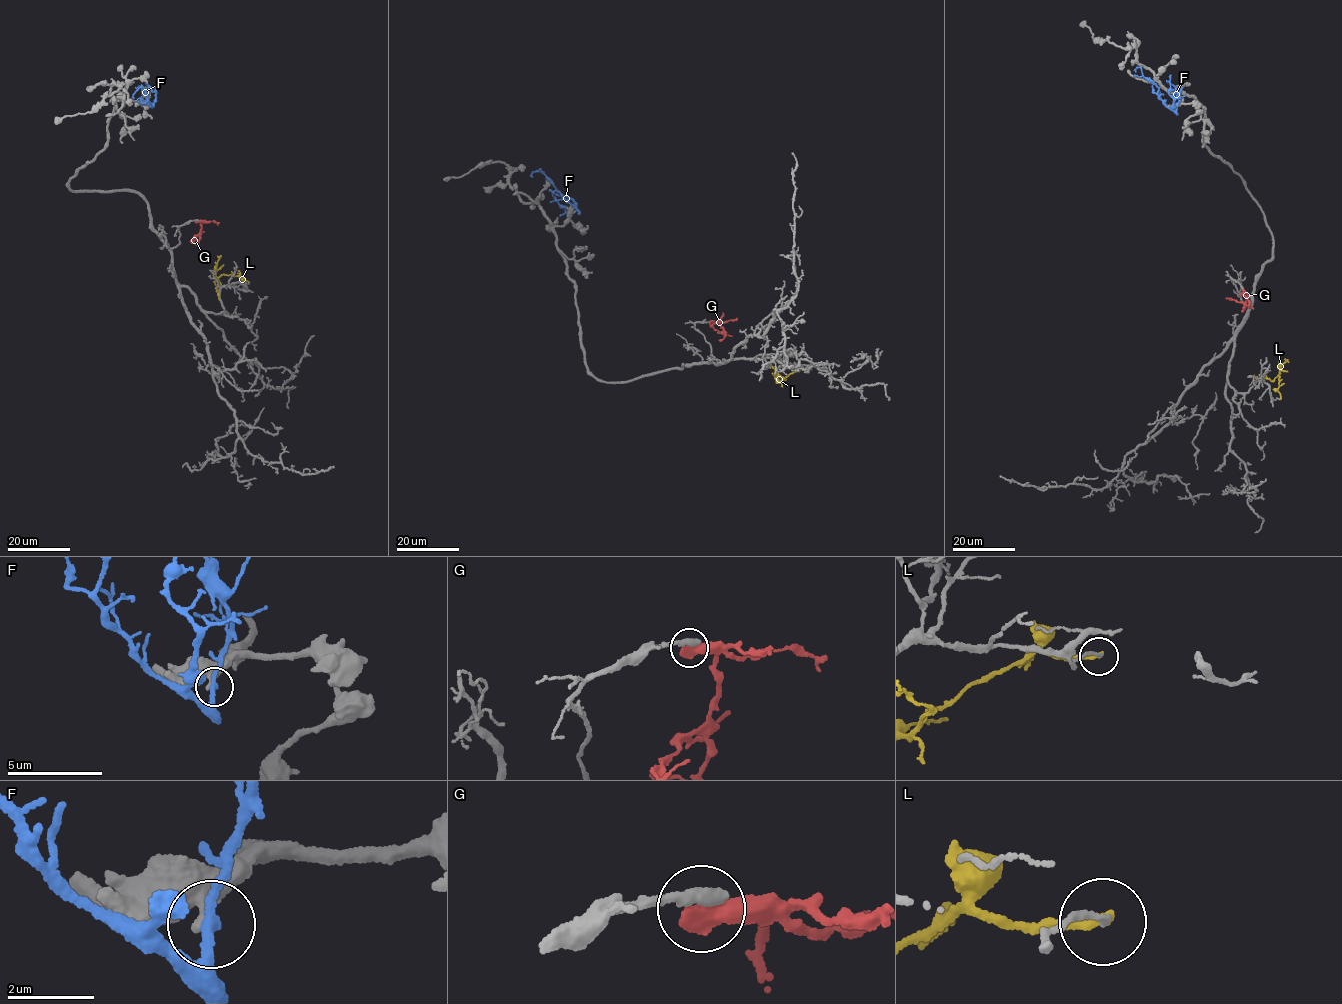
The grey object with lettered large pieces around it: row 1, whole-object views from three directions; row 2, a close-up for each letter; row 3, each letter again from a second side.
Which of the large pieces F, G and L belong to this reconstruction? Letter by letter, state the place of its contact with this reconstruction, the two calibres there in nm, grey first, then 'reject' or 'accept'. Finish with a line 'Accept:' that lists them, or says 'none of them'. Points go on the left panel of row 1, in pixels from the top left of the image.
F: meets grey at (150, 103); 280 nm thick on the grey side, 240 nm on the other; reject
G: meets grey at (196, 221); 360 nm thick on the grey side, 550 nm on the other; reject
L: meets grey at (248, 282); 100 nm thick on the grey side, 220 nm on the other; reject
Accept: none of them

